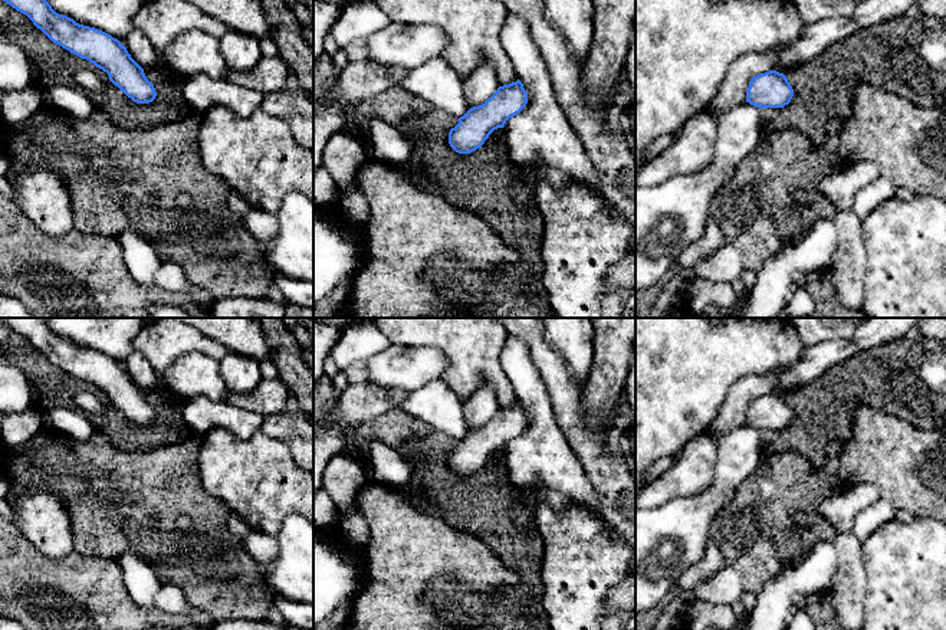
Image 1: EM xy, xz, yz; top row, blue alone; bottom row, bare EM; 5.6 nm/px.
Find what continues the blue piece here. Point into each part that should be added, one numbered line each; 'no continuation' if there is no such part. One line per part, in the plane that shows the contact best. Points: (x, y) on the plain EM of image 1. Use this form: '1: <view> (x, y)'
no continuation

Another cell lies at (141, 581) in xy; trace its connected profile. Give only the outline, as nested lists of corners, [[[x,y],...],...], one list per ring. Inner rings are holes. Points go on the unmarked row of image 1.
[[[134,554],[115,558],[122,571],[124,585],[137,606],[158,616],[157,594],[162,585],[154,568]]]

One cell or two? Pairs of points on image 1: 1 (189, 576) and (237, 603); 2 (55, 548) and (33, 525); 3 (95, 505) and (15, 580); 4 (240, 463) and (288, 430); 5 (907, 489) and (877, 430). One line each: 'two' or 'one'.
1: one
2: one
3: two
4: two
5: one

